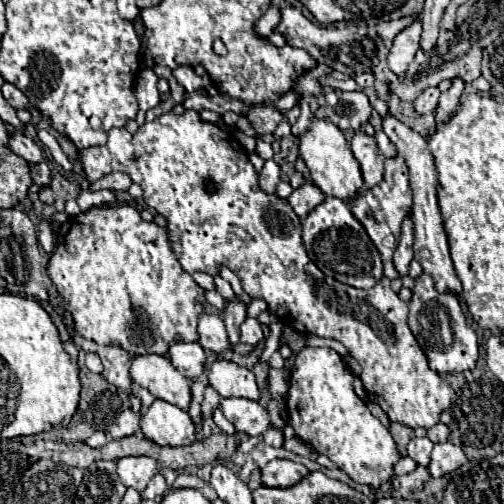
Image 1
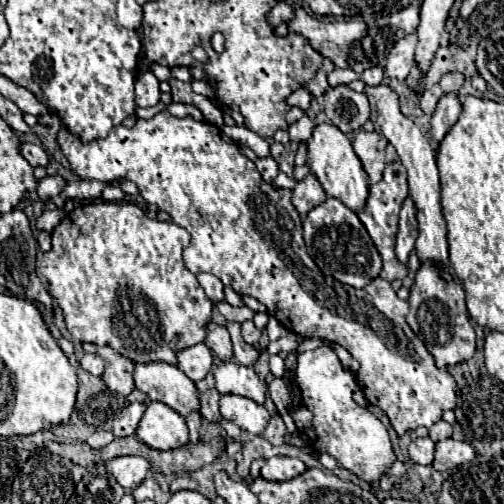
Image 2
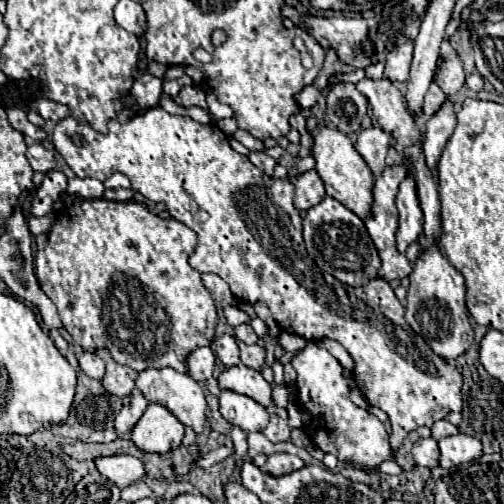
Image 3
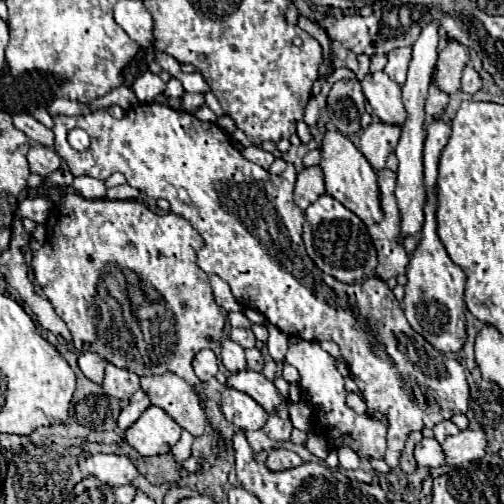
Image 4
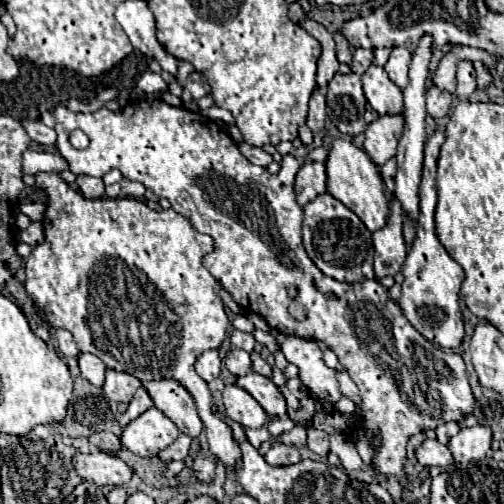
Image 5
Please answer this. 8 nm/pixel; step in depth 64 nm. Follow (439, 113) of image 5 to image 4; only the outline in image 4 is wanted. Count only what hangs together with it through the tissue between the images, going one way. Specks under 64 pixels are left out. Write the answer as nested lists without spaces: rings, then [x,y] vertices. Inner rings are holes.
[[[430,84],[428,98],[426,98],[426,114],[432,118],[440,118],[448,106],[448,94],[438,90],[434,84]]]

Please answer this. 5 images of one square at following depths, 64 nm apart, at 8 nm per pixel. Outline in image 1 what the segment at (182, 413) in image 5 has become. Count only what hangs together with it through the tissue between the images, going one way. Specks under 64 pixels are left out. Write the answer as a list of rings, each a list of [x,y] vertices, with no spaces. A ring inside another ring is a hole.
[[[156,354],[134,356],[130,376],[136,386],[146,388],[152,396],[188,410],[192,400],[190,380],[182,376],[168,358]]]

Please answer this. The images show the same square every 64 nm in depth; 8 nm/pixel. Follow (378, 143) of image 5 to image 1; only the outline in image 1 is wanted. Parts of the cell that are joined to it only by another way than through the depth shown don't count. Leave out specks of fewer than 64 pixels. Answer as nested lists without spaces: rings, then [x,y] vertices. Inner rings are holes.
[[[356,132],[350,146],[352,146],[352,152],[354,152],[360,168],[362,168],[362,176],[364,176],[362,192],[364,192],[382,180],[384,156],[376,144],[376,138],[368,136],[364,132]]]

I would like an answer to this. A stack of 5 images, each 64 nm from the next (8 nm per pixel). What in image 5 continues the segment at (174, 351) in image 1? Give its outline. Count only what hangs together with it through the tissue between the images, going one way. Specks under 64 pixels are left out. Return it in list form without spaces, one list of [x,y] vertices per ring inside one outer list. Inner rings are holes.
[[[206,350],[198,360],[196,360],[196,372],[202,380],[212,382],[222,368],[222,360],[218,356],[218,350]]]

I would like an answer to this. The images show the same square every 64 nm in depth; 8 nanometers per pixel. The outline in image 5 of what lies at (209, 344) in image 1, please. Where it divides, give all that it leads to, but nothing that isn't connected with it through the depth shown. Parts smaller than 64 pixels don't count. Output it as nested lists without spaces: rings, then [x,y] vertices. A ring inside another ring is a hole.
[[[230,350],[226,356],[226,368],[236,376],[246,376],[248,372],[252,372],[252,360],[250,354],[244,350]]]

